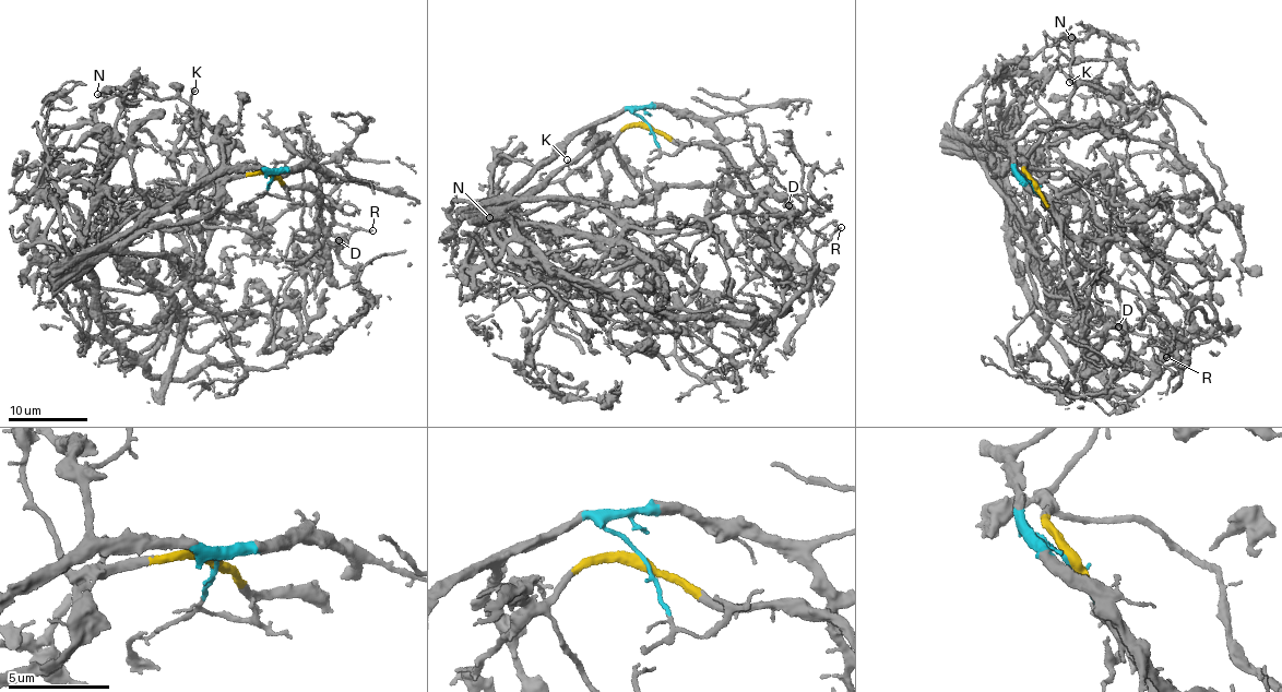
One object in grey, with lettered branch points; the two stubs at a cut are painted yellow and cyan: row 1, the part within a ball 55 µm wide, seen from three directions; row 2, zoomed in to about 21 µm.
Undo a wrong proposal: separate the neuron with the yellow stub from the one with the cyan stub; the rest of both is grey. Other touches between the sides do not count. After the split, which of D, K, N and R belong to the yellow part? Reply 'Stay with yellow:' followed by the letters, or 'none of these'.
Stay with yellow: D, K, N, R

